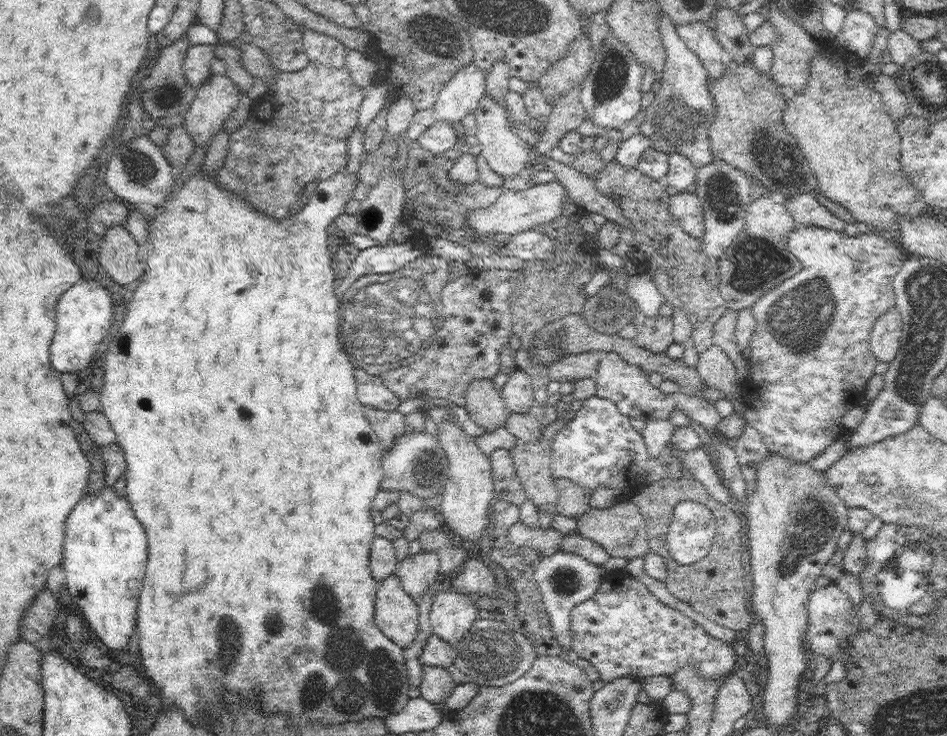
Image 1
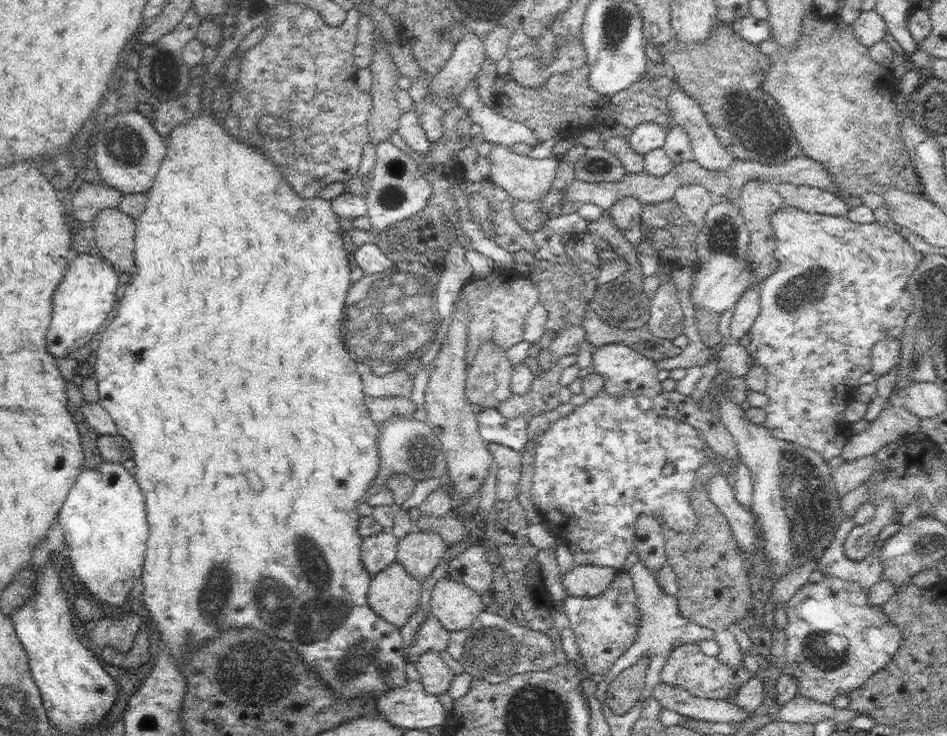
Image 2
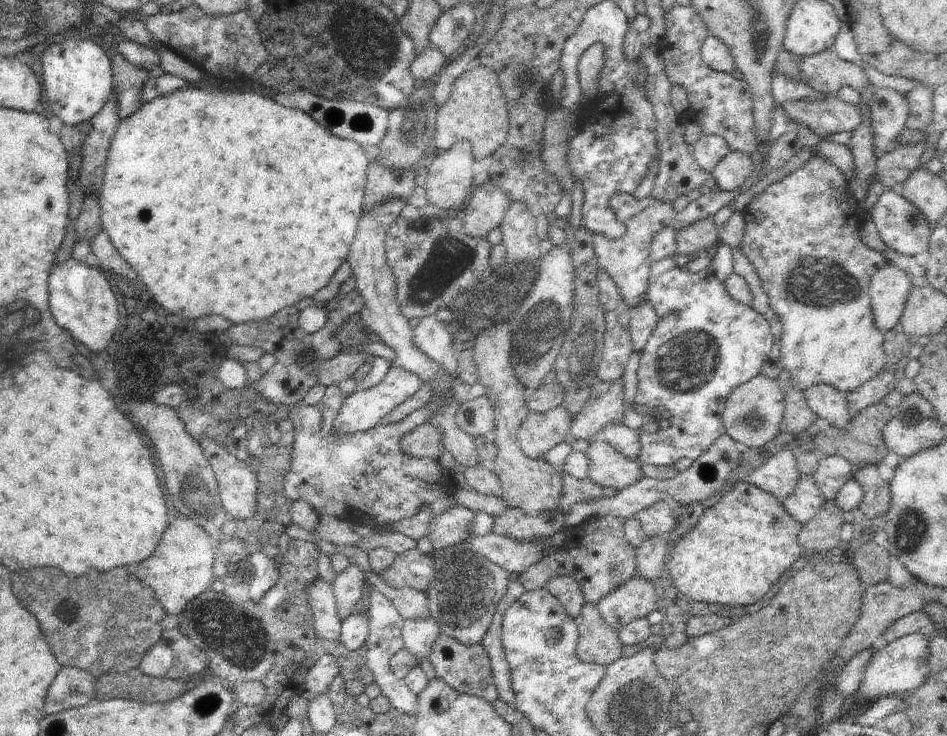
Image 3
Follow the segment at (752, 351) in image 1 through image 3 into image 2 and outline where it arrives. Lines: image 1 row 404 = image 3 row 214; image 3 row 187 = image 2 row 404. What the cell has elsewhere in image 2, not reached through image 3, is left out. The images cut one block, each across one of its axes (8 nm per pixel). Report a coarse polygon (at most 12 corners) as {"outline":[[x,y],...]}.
{"outline":[[770,214],[748,353],[764,426],[828,462],[924,255],[892,225]]}

